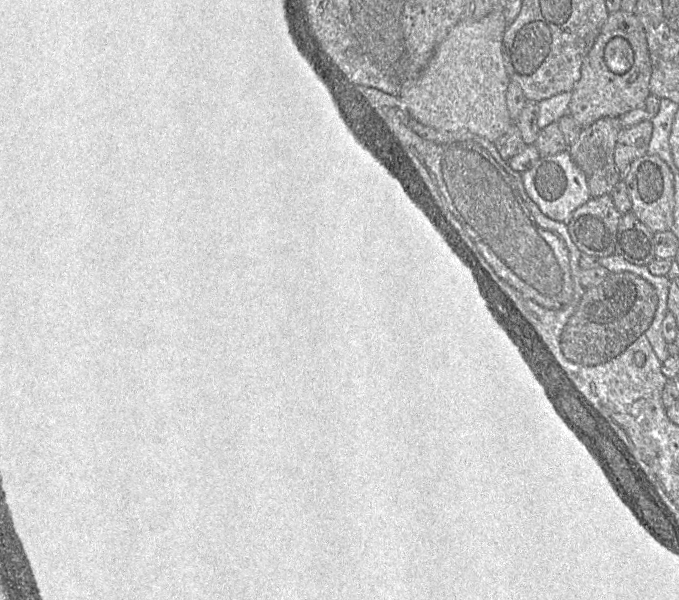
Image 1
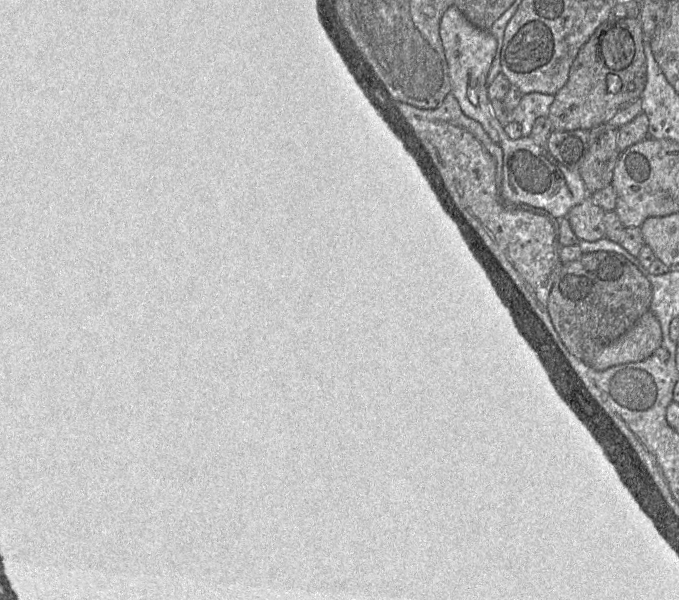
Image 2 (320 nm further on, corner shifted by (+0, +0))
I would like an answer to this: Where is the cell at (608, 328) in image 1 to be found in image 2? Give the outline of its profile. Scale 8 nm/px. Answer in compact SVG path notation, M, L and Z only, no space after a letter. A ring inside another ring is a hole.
M600 250L582 253L578 259L562 265L549 295L548 311L567 349L576 358L590 363L606 346L622 336L650 310L651 297L651 284L636 266L620 254Z

